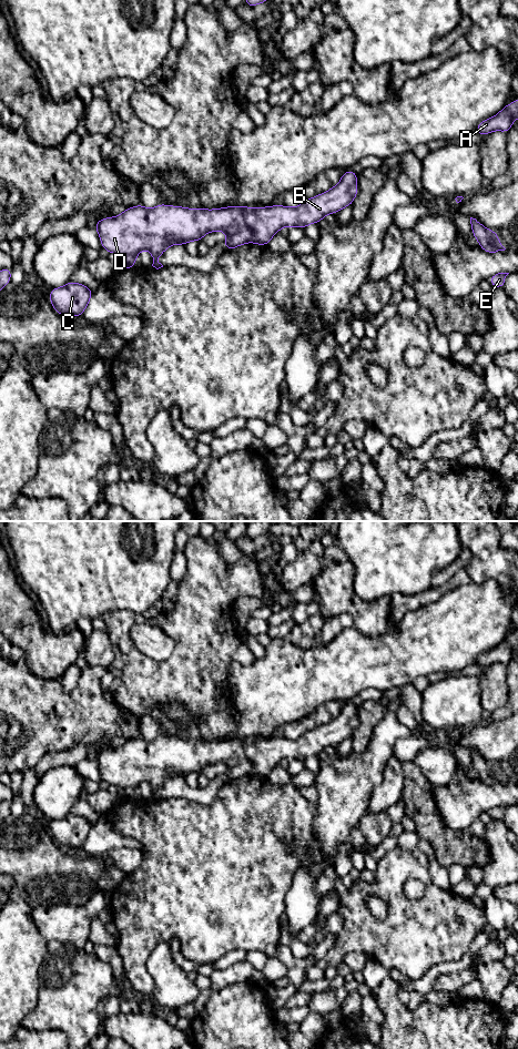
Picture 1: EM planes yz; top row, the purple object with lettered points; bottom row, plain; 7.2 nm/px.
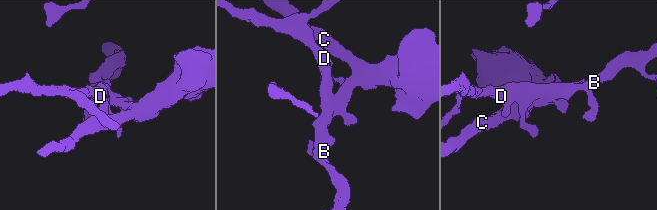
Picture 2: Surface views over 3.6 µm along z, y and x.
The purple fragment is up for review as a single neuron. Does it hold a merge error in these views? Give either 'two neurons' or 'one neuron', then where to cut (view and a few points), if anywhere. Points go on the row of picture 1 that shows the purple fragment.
two neurons | yz (252, 230), (241, 227), (229, 235)

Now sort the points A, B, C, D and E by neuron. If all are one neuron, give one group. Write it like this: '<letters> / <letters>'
A B D E / C

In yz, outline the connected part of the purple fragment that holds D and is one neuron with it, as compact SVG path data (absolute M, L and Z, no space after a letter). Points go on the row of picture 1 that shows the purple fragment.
M347 170L339 183L329 191L308 198L297 207L230 206L216 210L184 208L160 204L146 208L139 204L116 217L95 223L102 247L120 255L115 266L123 271L135 265L142 249L151 252L156 269L163 267L156 258L171 245L201 241L209 232L222 231L232 235L242 227L252 230L252 243L268 245L282 226L306 227L324 216L352 205L357 195L357 174Z

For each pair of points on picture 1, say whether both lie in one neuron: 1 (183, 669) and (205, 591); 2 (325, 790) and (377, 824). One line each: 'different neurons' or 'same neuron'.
1: same neuron
2: different neurons

